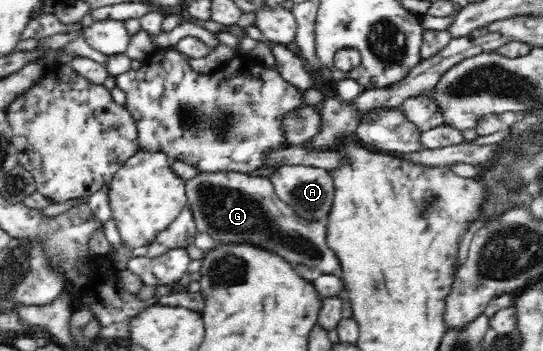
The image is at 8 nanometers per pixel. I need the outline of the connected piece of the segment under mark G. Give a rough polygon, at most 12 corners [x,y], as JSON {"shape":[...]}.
{"shape":[[198,173],[185,182],[197,229],[340,274],[322,221],[269,178]]}

